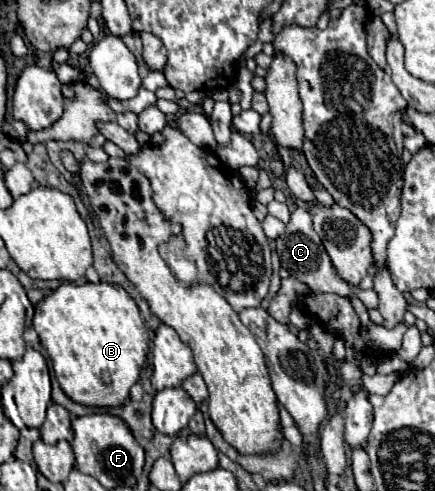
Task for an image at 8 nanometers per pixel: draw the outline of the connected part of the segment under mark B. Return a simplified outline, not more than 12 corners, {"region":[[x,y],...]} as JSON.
{"region":[[64,282],[32,327],[60,388],[128,400],[150,338],[108,282]]}

